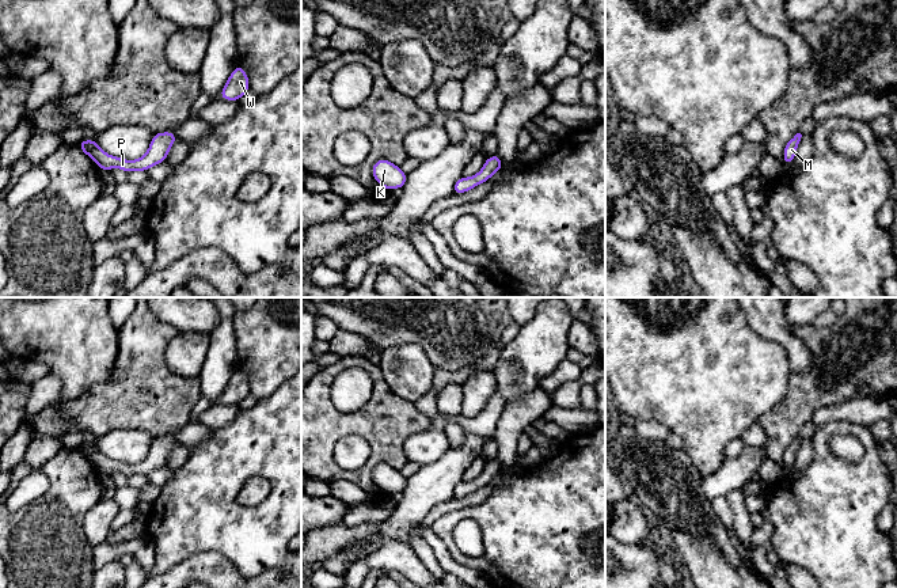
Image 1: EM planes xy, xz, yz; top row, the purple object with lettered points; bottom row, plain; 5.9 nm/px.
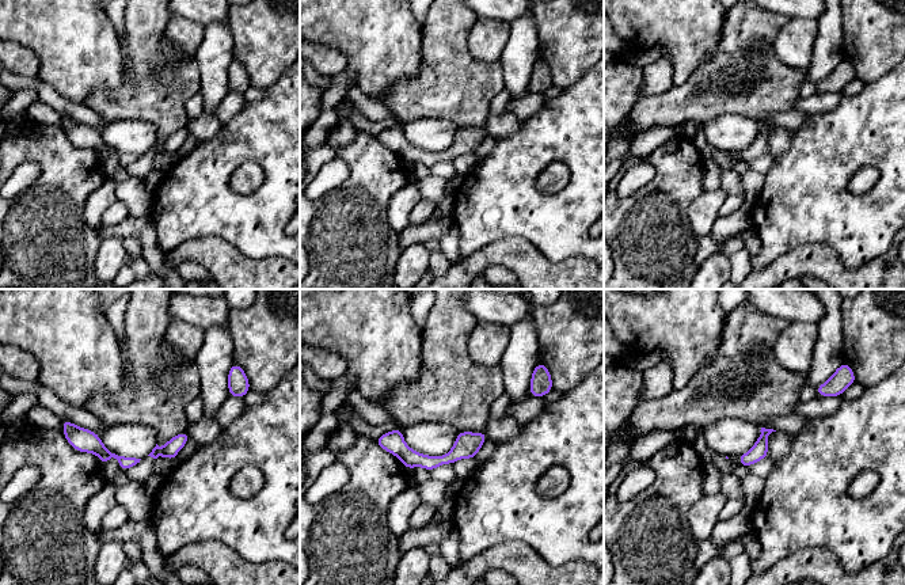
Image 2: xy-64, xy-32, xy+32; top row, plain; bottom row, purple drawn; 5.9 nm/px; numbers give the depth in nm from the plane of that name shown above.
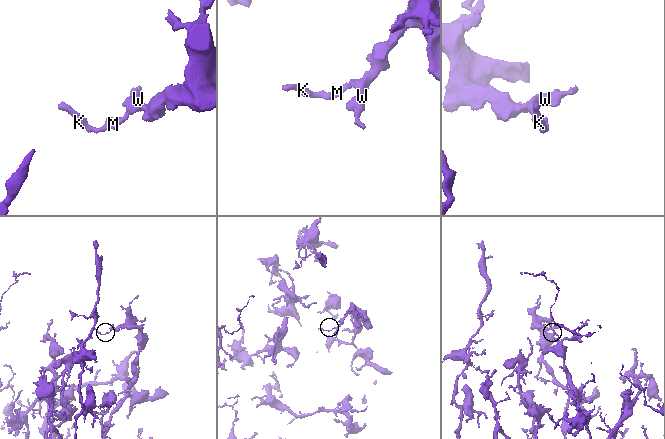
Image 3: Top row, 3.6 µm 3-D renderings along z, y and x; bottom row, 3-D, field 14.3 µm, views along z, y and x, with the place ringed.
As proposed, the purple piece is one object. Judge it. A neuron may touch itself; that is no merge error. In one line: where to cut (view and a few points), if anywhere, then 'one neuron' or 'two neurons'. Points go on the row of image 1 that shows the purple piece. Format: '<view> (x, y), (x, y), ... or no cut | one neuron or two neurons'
no cut | one neuron

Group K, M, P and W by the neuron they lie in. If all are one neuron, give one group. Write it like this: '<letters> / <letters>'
K M P W

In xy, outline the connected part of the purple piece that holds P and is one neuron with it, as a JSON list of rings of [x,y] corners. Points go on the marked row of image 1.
[[[172,132],[153,133],[148,151],[136,160],[126,160],[106,153],[96,140],[81,140],[77,145],[98,164],[99,170],[111,171],[114,167],[119,167],[129,174],[132,171],[148,171],[151,167],[164,163],[176,140],[178,137]]]

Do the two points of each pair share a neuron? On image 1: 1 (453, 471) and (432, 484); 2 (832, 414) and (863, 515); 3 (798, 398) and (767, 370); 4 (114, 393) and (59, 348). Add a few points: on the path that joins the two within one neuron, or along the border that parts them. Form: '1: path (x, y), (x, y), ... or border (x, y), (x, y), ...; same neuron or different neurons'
1: path (448, 471), (437, 481); same neuron
2: border (818, 424), (851, 421), (866, 427); different neurons
3: border (791, 372), (787, 380), (787, 393), (767, 413); different neurons
4: border (117, 353), (110, 375), (91, 384), (73, 399); different neurons

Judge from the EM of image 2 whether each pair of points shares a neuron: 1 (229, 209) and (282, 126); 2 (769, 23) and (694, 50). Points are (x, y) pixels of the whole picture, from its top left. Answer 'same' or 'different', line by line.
1: same
2: different

